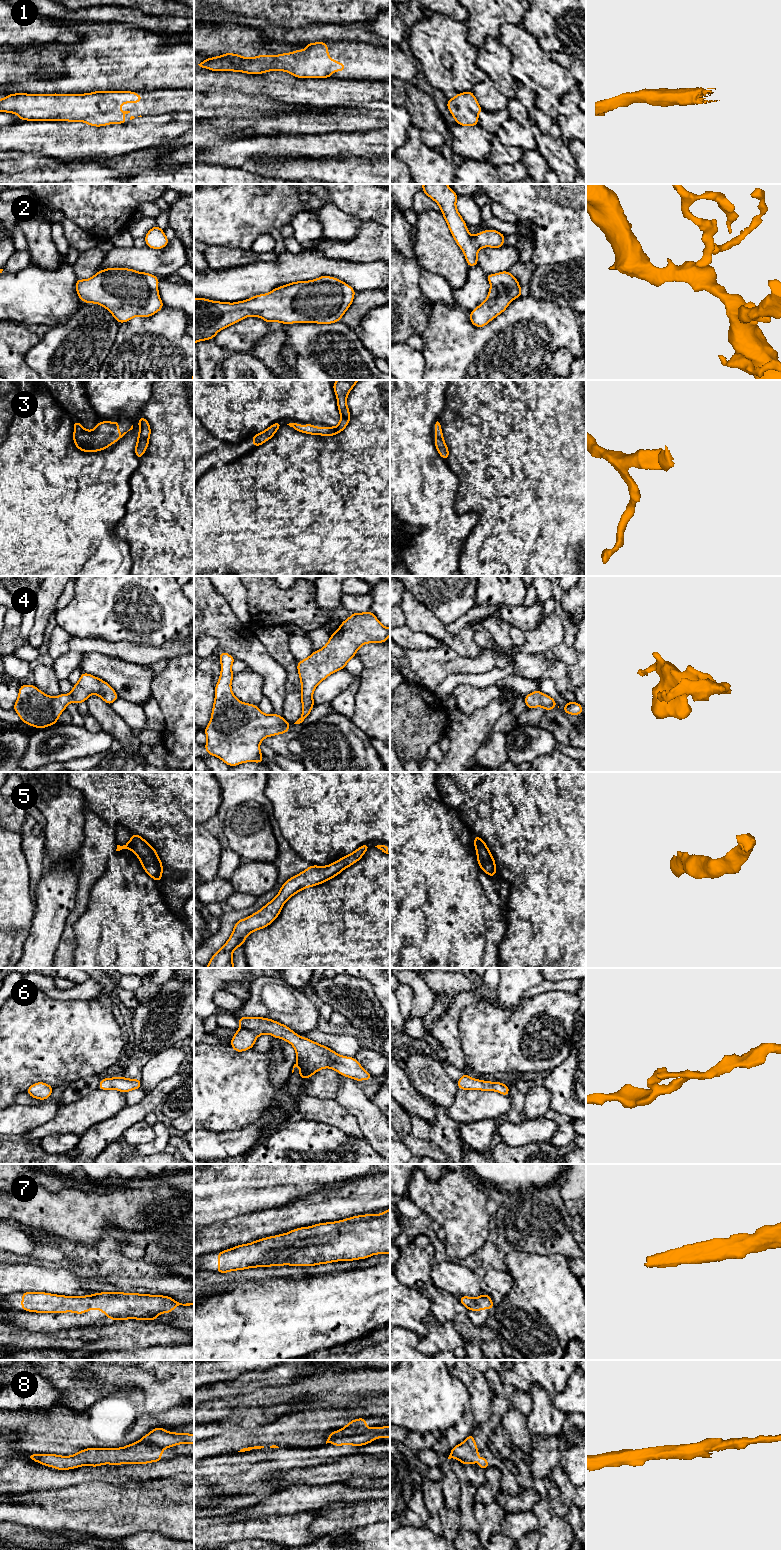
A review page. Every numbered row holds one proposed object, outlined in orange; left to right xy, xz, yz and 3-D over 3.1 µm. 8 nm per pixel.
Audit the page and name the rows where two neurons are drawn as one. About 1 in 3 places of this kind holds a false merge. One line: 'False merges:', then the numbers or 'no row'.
False merges: no row

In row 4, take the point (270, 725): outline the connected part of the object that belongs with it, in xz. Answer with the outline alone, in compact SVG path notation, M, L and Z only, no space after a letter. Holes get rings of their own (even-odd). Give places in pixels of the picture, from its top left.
M221 652L219 659L221 673L215 687L215 700L211 719L204 729L207 736L207 743L204 749L208 751L208 755L220 758L231 767L244 762L264 763L265 760L262 759L262 753L259 748L260 743L266 737L288 733L290 722L287 722L283 716L279 716L276 713L264 714L257 705L239 701L231 690L231 682L234 675L231 667L235 658L227 652Z

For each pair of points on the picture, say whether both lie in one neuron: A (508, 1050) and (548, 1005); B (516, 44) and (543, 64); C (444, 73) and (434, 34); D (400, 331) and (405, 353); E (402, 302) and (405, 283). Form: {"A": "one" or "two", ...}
{"A": "one", "B": "one", "C": "one", "D": "two", "E": "one"}

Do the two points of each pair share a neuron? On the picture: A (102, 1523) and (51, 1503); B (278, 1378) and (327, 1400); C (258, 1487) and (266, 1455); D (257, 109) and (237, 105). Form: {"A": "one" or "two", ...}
{"A": "one", "B": "two", "C": "one", "D": "one"}

